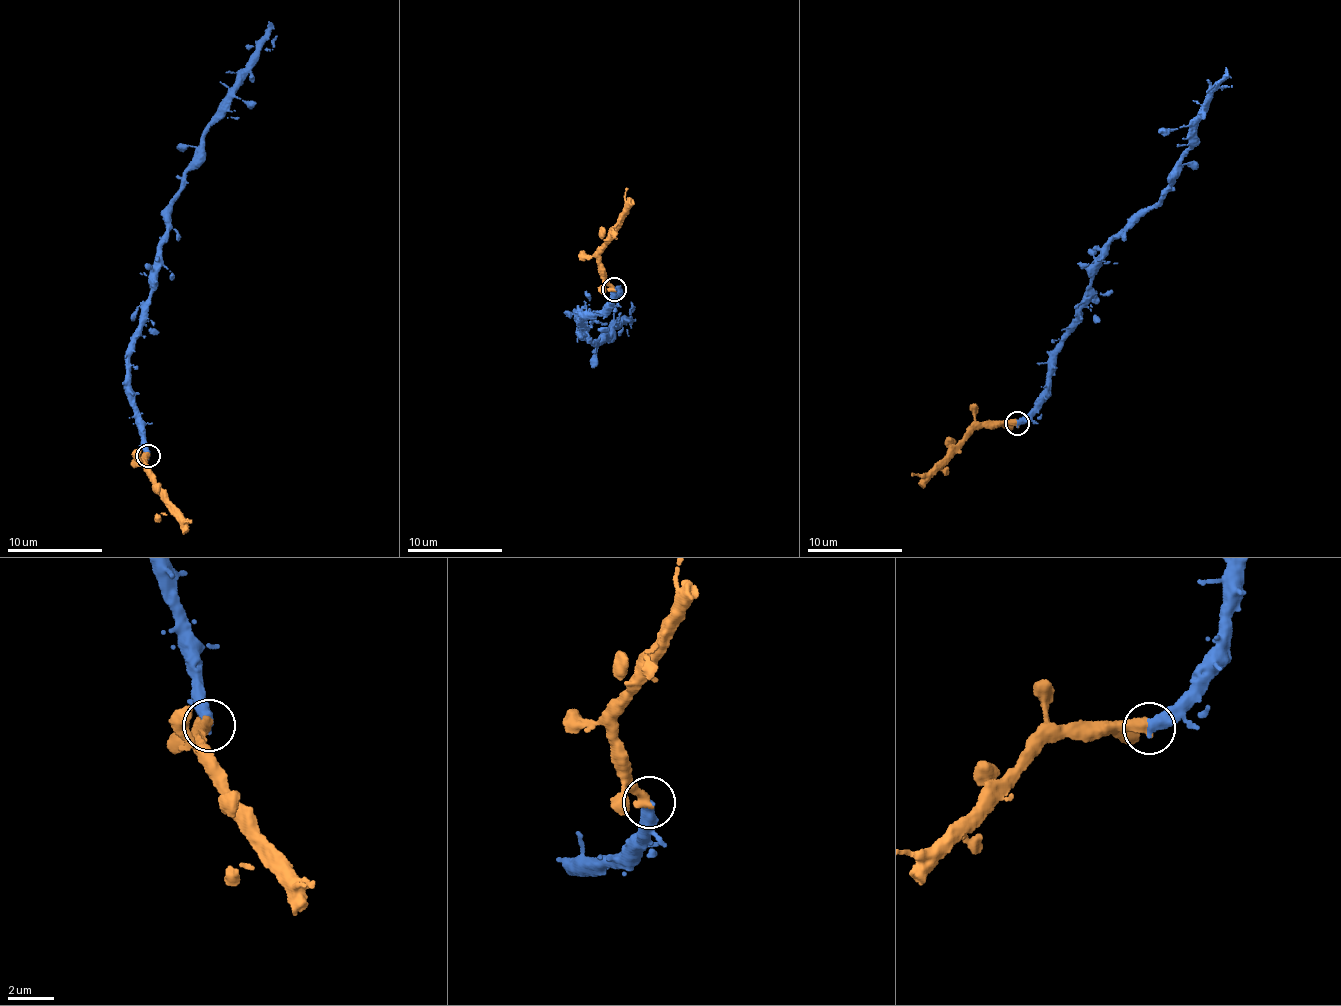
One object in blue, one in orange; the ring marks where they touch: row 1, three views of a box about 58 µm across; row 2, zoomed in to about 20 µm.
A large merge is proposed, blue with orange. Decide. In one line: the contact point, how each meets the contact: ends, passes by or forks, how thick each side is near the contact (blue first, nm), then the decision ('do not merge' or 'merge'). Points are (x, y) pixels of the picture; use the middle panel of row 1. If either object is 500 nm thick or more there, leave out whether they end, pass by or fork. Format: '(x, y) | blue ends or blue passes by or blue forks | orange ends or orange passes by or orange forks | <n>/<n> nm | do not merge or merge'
(614, 289) | blue ends | orange ends | 440/480 nm | merge

